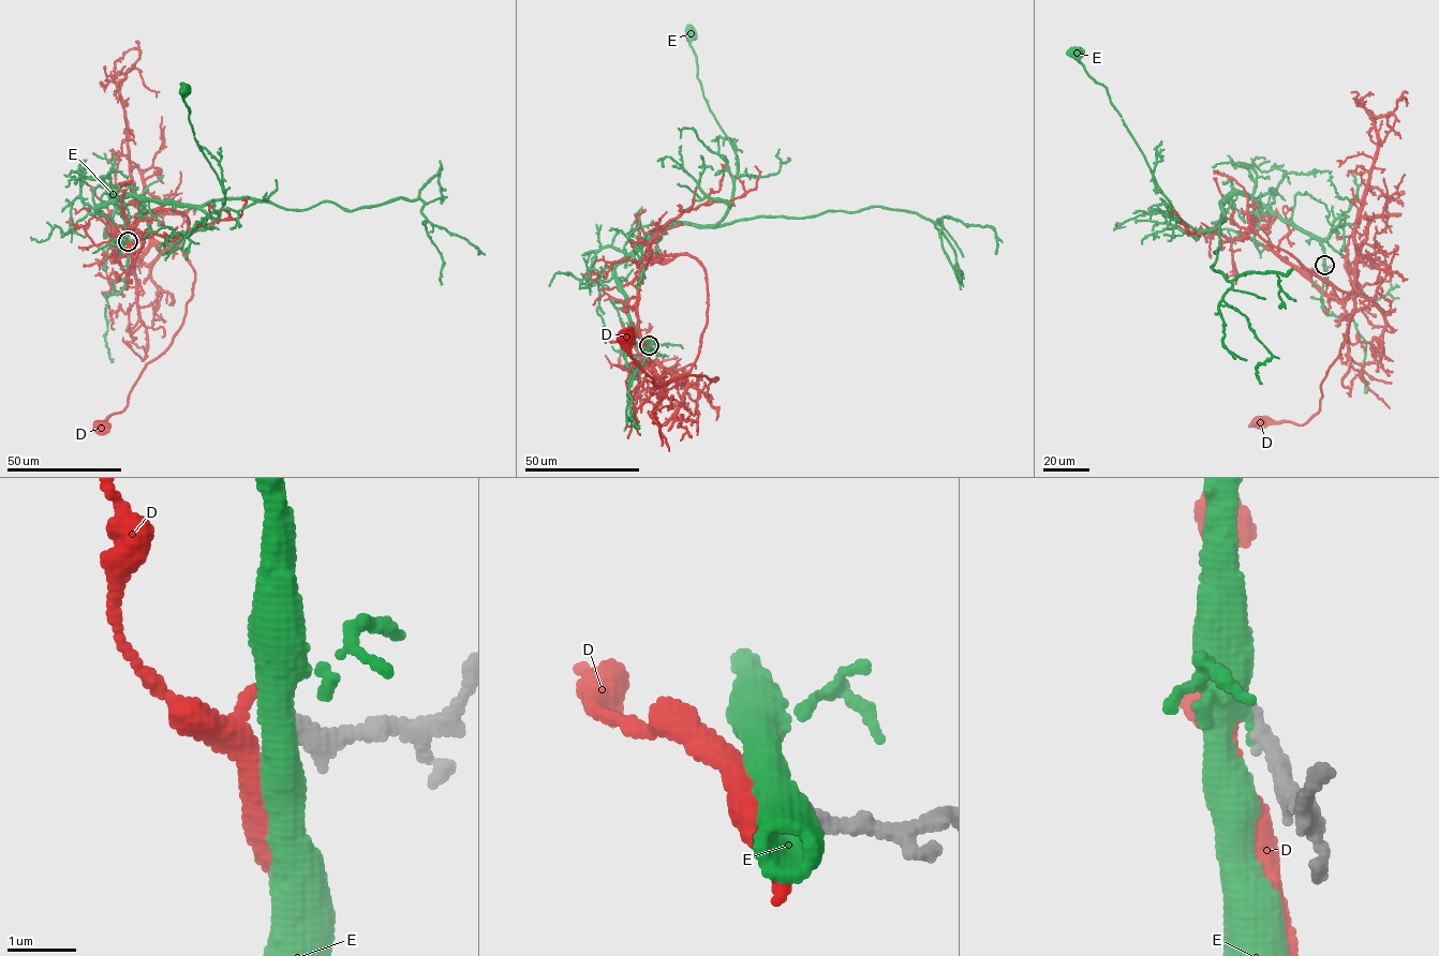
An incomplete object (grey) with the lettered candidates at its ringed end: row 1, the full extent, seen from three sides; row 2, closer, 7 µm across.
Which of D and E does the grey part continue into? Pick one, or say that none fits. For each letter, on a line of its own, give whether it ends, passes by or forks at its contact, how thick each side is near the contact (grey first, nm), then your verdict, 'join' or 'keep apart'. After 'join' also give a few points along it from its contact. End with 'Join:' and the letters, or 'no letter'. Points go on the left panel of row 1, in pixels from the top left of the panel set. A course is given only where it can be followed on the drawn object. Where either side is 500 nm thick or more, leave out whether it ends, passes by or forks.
D: it passes by | 240/240 nm | keep apart
E: it forks | 280/320 nm | keep apart
Join: no letter

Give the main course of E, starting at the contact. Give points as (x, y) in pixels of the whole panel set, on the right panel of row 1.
E: (1325, 265), (1319, 241), (1239, 193), (1222, 206), (1217, 226), (1193, 229), (1156, 183), (1107, 88), (1074, 53)

